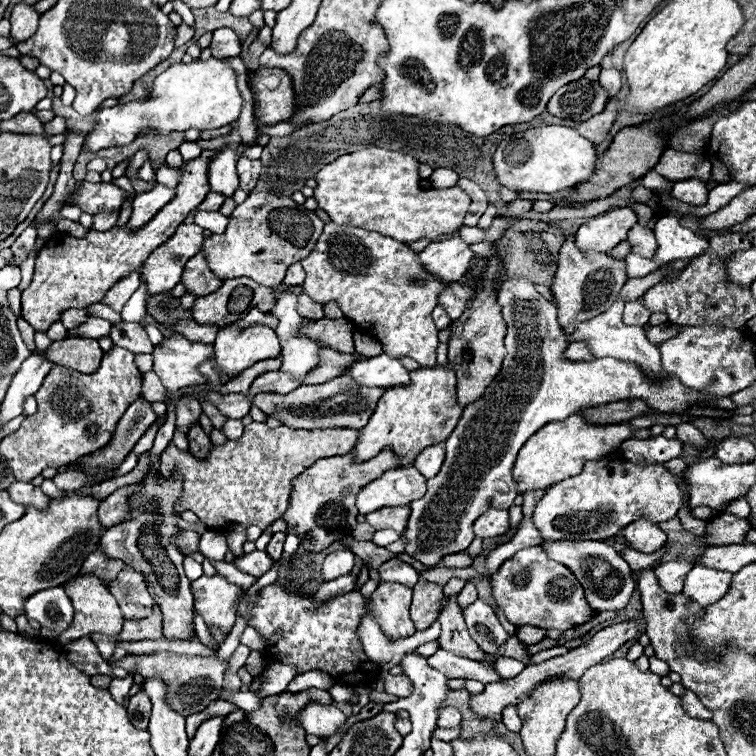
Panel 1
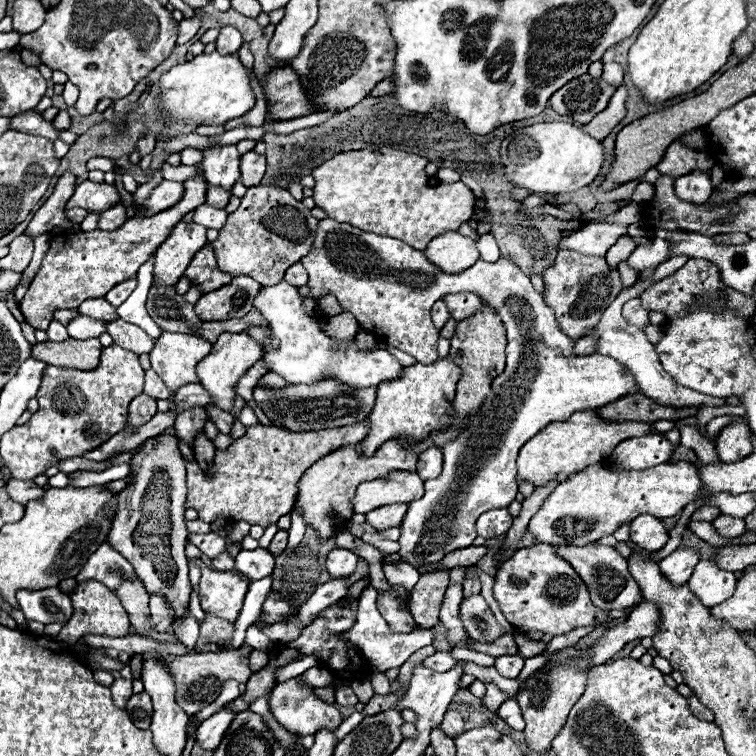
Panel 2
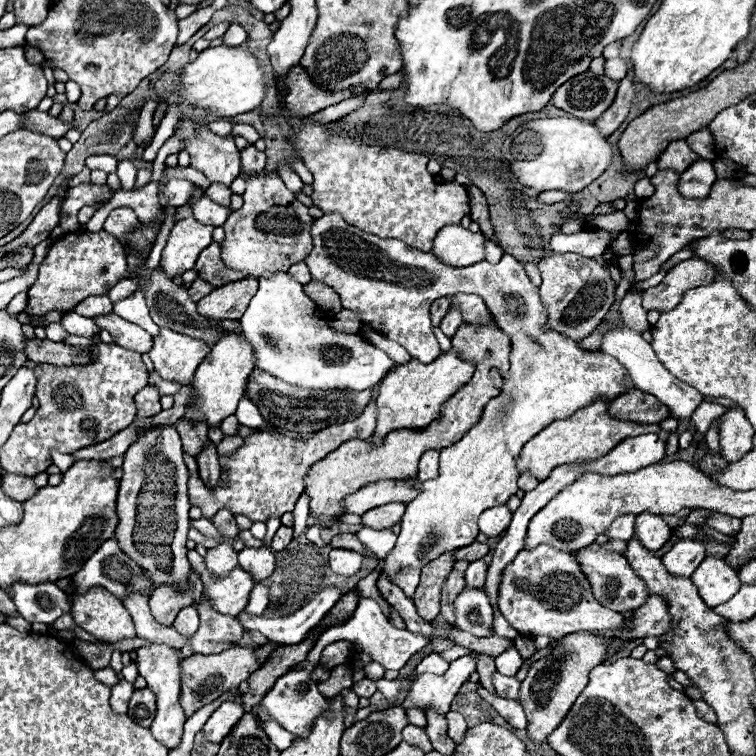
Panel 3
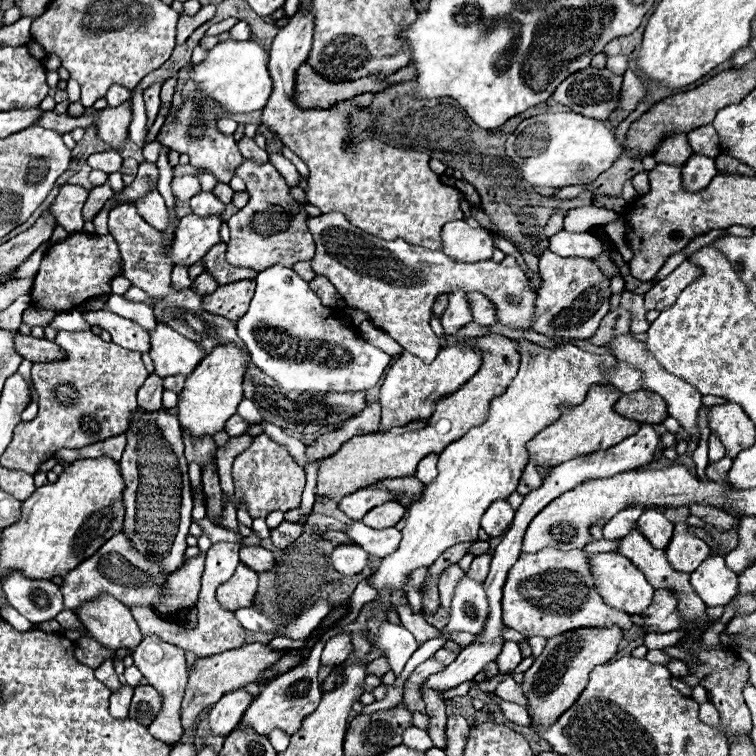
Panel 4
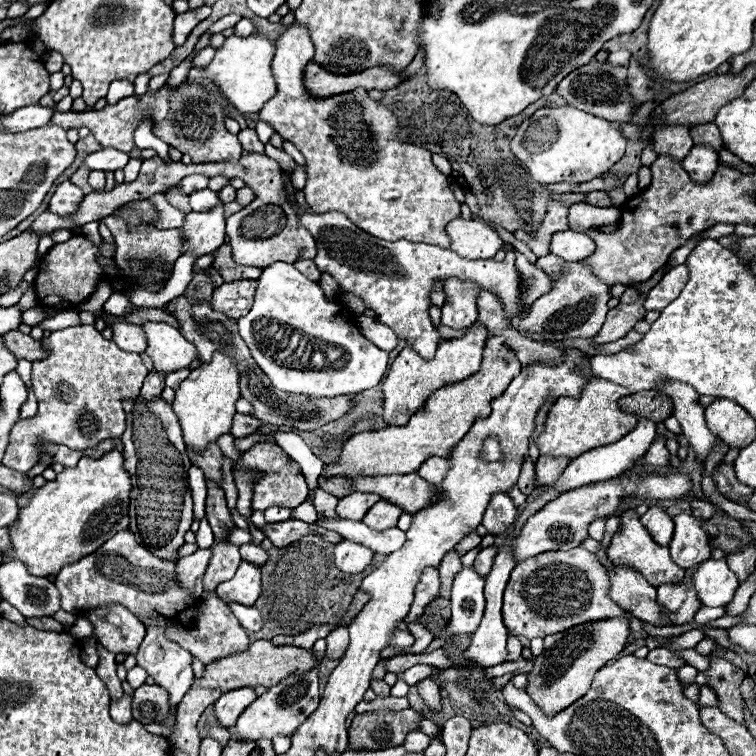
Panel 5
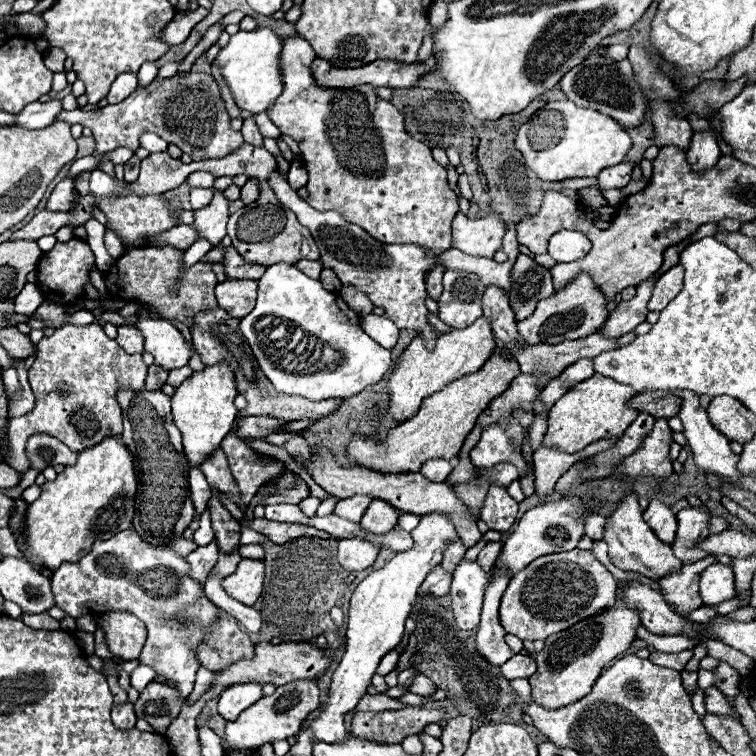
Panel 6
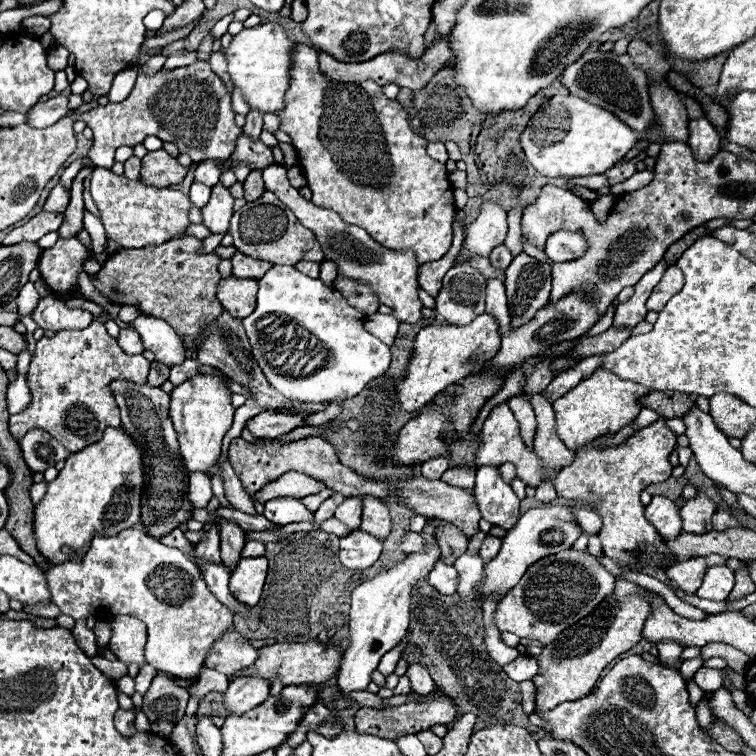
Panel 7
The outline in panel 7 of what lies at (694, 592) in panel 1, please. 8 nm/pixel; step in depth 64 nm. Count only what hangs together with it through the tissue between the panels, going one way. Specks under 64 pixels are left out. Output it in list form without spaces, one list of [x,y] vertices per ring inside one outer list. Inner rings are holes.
[[[712,566],[706,570],[702,586],[698,588],[698,596],[714,602],[728,600],[734,586],[734,572],[728,566]]]

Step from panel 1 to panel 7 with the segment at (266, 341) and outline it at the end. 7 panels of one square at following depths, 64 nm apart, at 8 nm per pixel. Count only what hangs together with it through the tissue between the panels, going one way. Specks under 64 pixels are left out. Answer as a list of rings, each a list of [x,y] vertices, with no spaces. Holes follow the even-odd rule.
[[[196,374],[190,380],[182,382],[170,394],[170,418],[178,432],[180,440],[180,456],[190,472],[206,472],[214,460],[220,456],[222,438],[232,426],[234,406],[232,406],[232,390],[220,376]]]

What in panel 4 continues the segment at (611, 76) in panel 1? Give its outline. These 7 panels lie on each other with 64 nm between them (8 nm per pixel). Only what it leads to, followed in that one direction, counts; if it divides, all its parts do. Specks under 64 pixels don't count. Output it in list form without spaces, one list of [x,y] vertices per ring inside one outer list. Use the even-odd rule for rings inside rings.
[[[618,54],[618,56],[612,56],[612,58],[608,58],[608,62],[606,62],[606,68],[608,68],[610,72],[614,72],[614,74],[622,76],[622,74],[626,72],[626,68],[628,68],[628,56],[624,56],[624,54]]]

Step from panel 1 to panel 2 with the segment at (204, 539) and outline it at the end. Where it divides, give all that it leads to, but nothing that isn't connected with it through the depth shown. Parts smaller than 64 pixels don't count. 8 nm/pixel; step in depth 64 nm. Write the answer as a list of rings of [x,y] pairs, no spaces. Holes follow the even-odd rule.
[[[210,532],[210,534],[192,534],[190,542],[194,546],[198,546],[210,558],[214,558],[224,548],[224,538],[218,536],[216,532]]]

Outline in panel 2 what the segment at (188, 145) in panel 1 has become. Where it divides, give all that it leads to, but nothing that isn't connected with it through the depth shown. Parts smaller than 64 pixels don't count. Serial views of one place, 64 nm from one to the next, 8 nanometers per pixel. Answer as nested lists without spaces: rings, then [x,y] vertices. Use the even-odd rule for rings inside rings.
[[[187,147],[180,152],[183,165],[192,166],[202,160],[201,151],[197,148]]]

